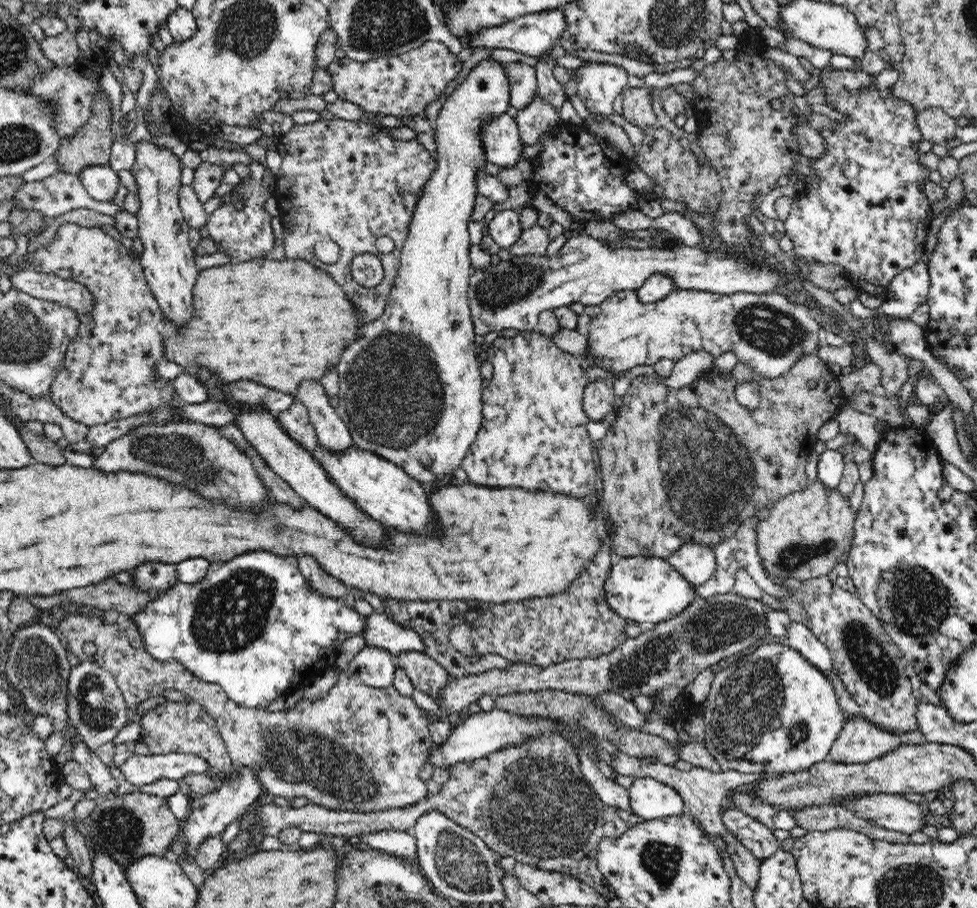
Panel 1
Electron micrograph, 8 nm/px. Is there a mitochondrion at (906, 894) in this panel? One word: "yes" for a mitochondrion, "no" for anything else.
yes

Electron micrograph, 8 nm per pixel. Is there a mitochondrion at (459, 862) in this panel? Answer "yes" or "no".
yes

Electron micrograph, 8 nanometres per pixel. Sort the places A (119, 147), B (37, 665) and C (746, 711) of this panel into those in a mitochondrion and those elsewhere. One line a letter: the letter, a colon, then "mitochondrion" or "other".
A: other
B: mitochondrion
C: mitochondrion

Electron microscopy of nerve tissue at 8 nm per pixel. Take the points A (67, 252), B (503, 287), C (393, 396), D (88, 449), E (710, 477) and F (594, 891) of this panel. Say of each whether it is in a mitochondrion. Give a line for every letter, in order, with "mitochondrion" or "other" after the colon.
A: mitochondrion
B: mitochondrion
C: mitochondrion
D: other
E: mitochondrion
F: other

